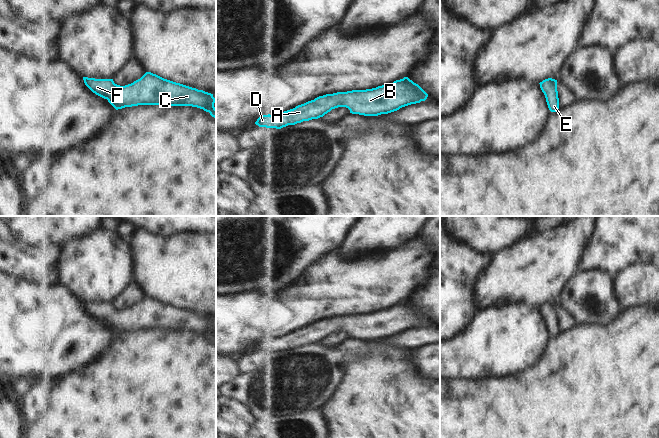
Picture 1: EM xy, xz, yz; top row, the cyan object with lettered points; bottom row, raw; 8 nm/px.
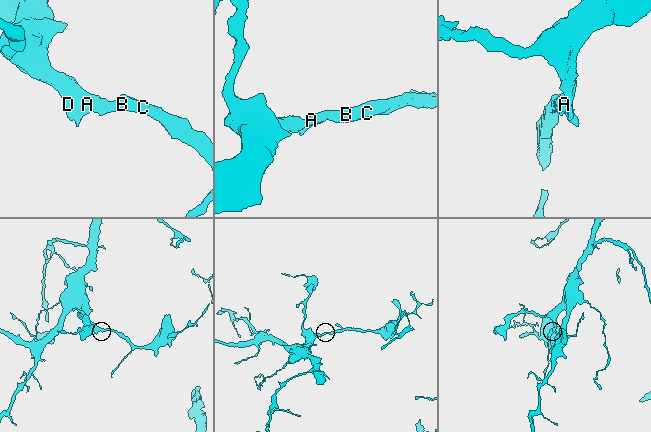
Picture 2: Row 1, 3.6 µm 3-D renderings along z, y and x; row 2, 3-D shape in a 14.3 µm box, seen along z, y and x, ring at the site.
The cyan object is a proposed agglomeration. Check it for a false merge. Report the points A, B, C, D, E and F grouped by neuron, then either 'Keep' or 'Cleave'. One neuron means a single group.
Groups: A B C D E F. Keep.

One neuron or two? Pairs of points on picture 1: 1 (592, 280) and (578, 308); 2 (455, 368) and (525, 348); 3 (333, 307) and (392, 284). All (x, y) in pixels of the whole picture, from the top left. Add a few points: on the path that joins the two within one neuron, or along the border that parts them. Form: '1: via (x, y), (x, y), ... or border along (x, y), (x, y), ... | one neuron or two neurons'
1: via (592, 287), (582, 301) | one neuron
2: via (472, 355), (487, 348), (508, 348) | one neuron
3: via (348, 292), (354, 286), (377, 284) | one neuron

